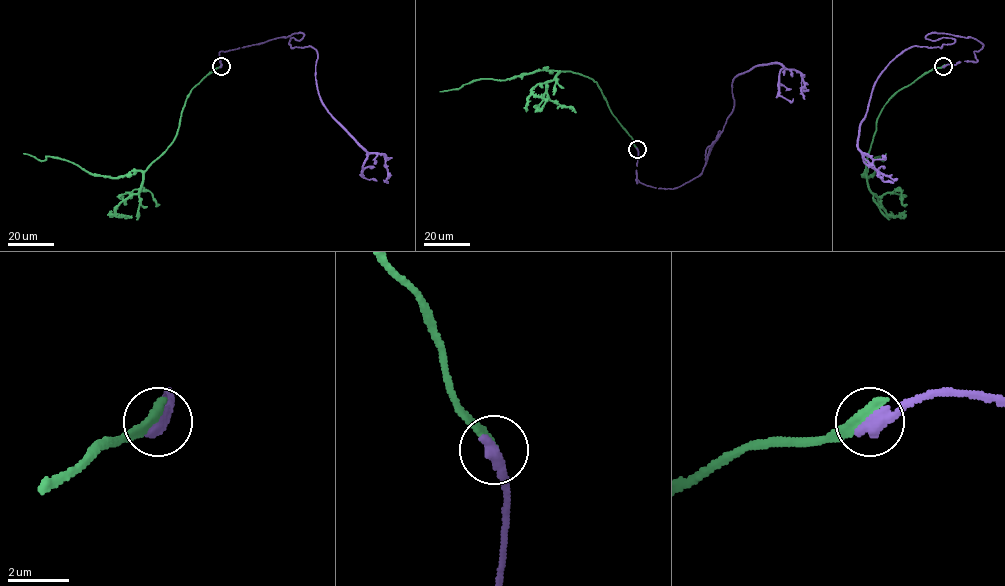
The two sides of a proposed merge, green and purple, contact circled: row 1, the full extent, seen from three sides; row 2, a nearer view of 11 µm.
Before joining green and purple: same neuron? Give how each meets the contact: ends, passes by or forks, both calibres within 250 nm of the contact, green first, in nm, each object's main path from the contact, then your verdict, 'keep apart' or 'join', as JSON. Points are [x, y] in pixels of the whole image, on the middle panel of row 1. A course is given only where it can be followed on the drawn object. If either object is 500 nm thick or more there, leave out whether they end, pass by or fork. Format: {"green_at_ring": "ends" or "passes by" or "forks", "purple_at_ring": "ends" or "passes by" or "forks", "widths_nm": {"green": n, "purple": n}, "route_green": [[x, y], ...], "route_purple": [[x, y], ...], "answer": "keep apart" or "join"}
{"green_at_ring": "ends", "purple_at_ring": "ends", "widths_nm": {"green": 440, "purple": 480}, "route_green": [[637, 149], [613, 114], [597, 83], [570, 71], [536, 70], [504, 80], [477, 80], [440, 91]], "route_purple": [[637, 149], [637, 183], [674, 189], [700, 174], [739, 74], [779, 63], [802, 75], [805, 99]], "answer": "keep apart"}

